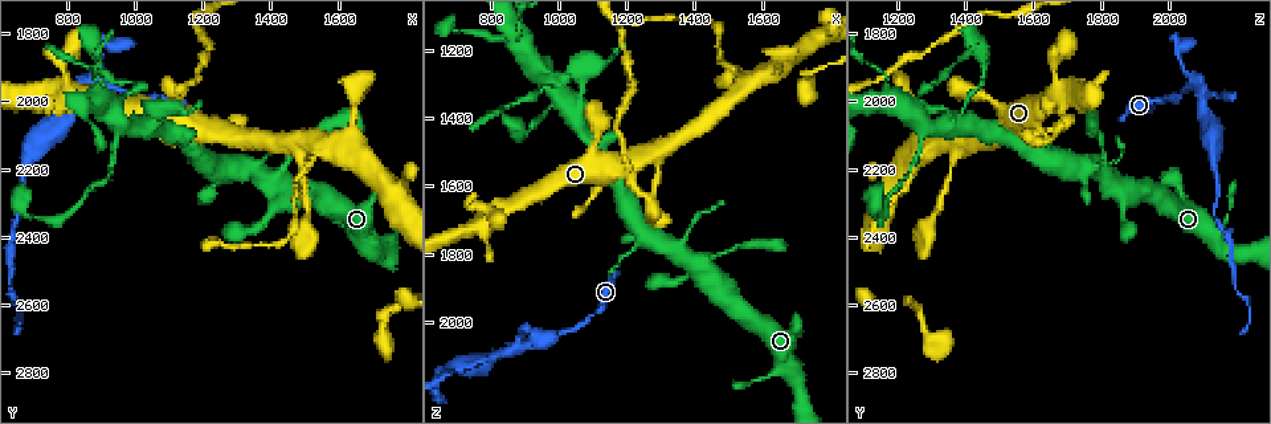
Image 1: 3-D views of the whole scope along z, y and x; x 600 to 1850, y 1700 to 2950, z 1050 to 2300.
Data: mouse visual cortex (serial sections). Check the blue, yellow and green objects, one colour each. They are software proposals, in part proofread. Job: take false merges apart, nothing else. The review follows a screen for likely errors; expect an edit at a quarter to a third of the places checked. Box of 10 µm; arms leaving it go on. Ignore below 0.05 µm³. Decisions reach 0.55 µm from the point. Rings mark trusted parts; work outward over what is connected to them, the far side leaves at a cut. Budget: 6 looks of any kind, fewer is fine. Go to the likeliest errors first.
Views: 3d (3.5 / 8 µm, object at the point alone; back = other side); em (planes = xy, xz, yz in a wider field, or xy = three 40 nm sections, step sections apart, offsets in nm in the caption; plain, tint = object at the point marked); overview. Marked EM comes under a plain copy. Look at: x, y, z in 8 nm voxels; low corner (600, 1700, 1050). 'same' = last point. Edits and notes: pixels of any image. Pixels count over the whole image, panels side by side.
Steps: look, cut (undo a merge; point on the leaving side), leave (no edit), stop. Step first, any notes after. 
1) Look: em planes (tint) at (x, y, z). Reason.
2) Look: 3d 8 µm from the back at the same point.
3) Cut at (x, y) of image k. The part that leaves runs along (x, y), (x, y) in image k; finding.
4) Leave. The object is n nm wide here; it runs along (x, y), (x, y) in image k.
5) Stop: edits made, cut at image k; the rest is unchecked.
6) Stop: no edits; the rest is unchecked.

Look: 3d 8 µm at (1520, 2180, 1260). Sudden change in width.

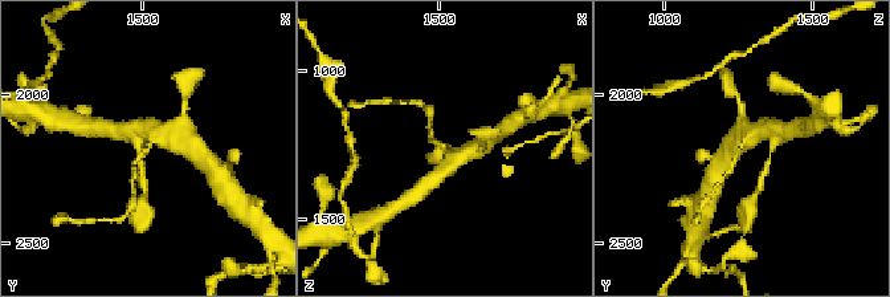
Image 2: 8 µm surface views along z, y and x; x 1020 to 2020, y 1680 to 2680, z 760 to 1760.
Look: em xy step 1 (tint) at the same point. Shape alone is not enough.

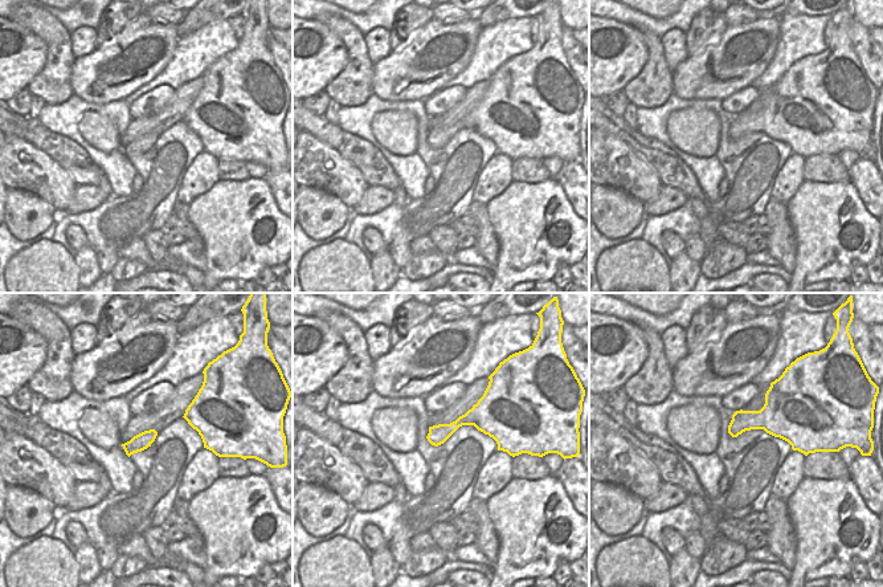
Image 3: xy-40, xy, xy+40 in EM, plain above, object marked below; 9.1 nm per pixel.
Leave. The object is 170 nm wide here; it runs along (763, 129), (744, 139), (723, 178) in image 2; continuous, no second cell.

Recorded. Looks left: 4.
Look: 3d 3.5 µm at (960, 2080, 1280).

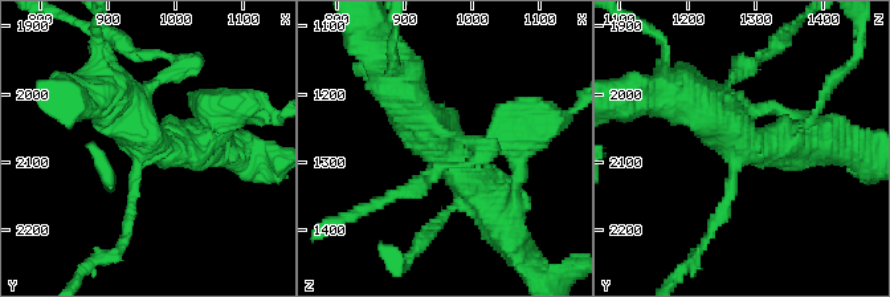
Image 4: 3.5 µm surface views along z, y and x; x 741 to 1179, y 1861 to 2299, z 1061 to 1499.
Look: em xy step 3 (tint) at (955, 2080, 1280). 4 arms meet here; the arms are 150, 300, 500, 500 nm wide; shape alone is not enough.

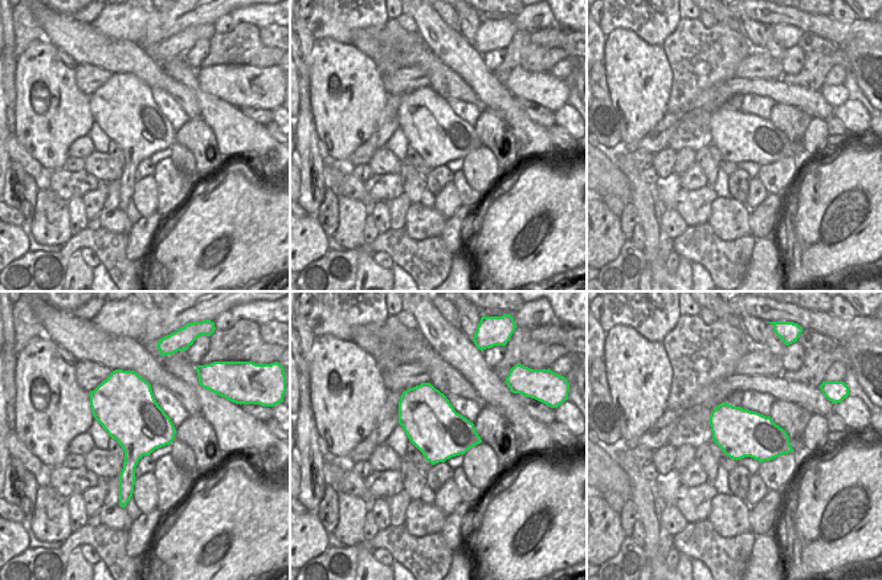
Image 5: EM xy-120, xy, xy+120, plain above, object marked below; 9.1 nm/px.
Leave. The object is 500 nm wide here; it runs along (499, 214), (458, 174), (401, 96) in image 4; one cell here.

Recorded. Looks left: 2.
Look: 3d 3.5 µm at (890, 1940, 2070). Three arms meet.

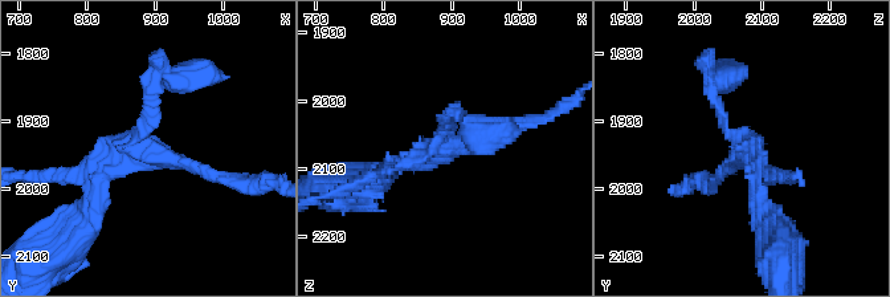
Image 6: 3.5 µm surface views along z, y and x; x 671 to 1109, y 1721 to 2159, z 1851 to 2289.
Look: em xy step 3 (tint) at (895, 1950, 2075). 3 arms meet here; the arms are 100, 150, 200 nm wide; need the tissue.

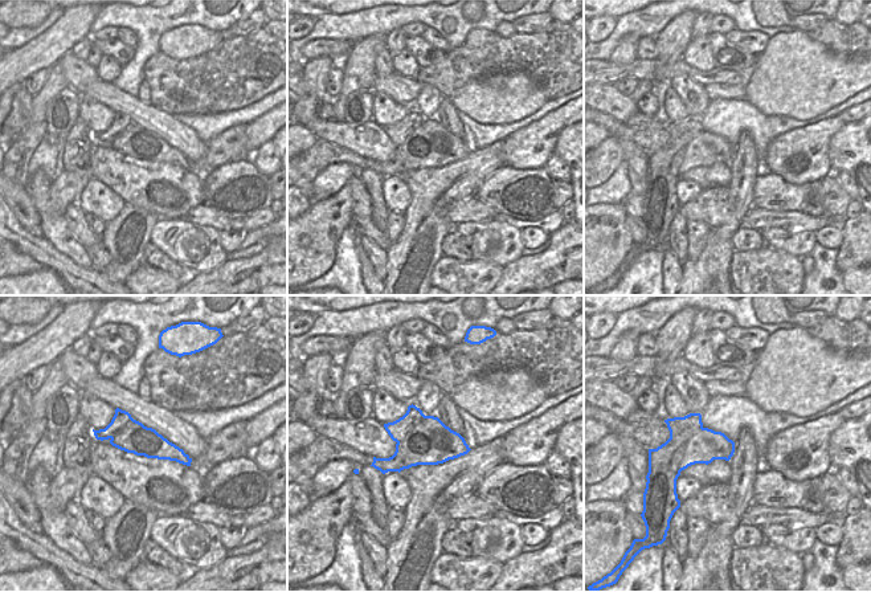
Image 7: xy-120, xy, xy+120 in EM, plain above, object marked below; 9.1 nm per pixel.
Cut at (371, 196) of image 6. A second cell is stuck on.

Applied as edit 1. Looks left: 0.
Stop: edits made, cut at image 6; the rest is unchecked.

